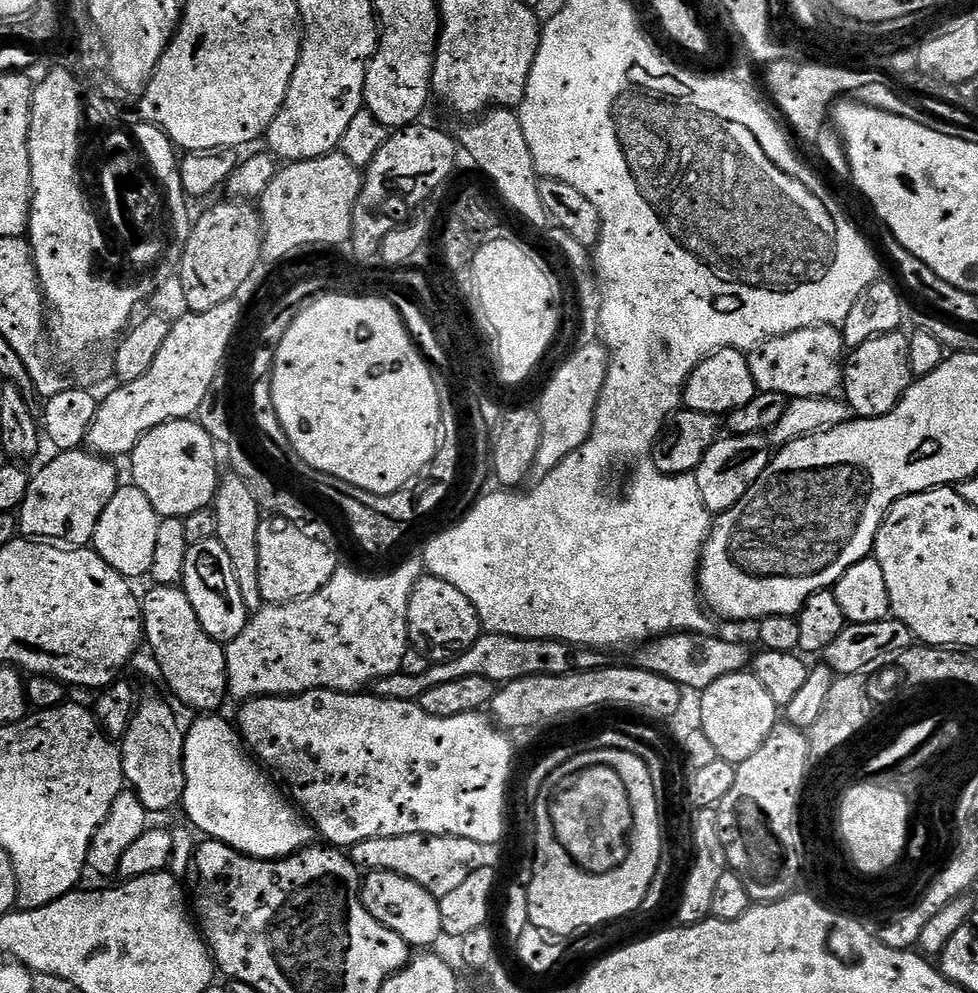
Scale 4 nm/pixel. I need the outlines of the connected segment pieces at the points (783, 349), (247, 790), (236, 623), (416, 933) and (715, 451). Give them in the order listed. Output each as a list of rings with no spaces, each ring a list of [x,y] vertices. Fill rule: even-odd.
[[[818,324],[815,328],[803,328],[787,332],[785,336],[770,336],[747,353],[750,374],[757,389],[762,392],[782,394],[796,400],[816,400],[819,396],[828,396],[841,387],[846,363],[844,334],[839,327],[830,324]]]
[[[206,714],[197,717],[197,721],[191,728],[189,726],[185,733],[182,809],[184,808],[185,814],[188,815],[189,822],[198,831],[204,832],[200,834],[207,839],[222,842],[242,854],[254,856],[259,860],[282,860],[285,856],[292,856],[309,847],[315,841],[312,839],[317,839],[318,836],[315,827],[301,815],[297,805],[285,793],[284,797],[272,785],[273,777],[250,755],[237,727],[219,716]]]
[[[215,539],[188,545],[182,587],[186,598],[190,598],[190,606],[194,606],[194,614],[198,614],[202,630],[206,630],[210,638],[227,646],[231,640],[238,638],[238,634],[242,634],[248,625],[250,613],[246,602],[242,602],[238,581],[234,579],[234,565],[222,547],[222,542]]]
[[[369,871],[362,880],[362,895],[366,910],[382,922],[394,934],[398,934],[409,946],[424,950],[427,944],[432,944],[442,936],[442,914],[440,902],[426,891],[418,882],[410,882],[410,878],[402,878],[393,872]]]
[[[725,435],[710,446],[706,458],[702,458],[702,462],[694,473],[698,482],[698,490],[702,490],[702,502],[713,514],[733,508],[742,498],[742,494],[746,494],[746,490],[750,490],[750,486],[758,482],[758,478],[766,470],[770,459],[767,435],[728,435],[732,436],[726,437]]]

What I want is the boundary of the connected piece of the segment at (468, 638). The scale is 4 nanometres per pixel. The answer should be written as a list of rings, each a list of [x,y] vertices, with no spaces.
[[[421,575],[410,594],[408,607],[408,638],[411,647],[428,656],[429,661],[449,660],[462,654],[482,634],[482,625],[478,618],[478,610],[462,594],[462,590],[454,590],[450,582],[437,576]]]

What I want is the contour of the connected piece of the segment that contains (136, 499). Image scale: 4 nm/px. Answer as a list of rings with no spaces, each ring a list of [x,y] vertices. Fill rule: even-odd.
[[[122,486],[110,498],[110,506],[102,510],[91,547],[118,574],[129,578],[147,577],[152,571],[154,546],[158,543],[158,526],[161,517],[154,510],[150,498],[135,486]]]

